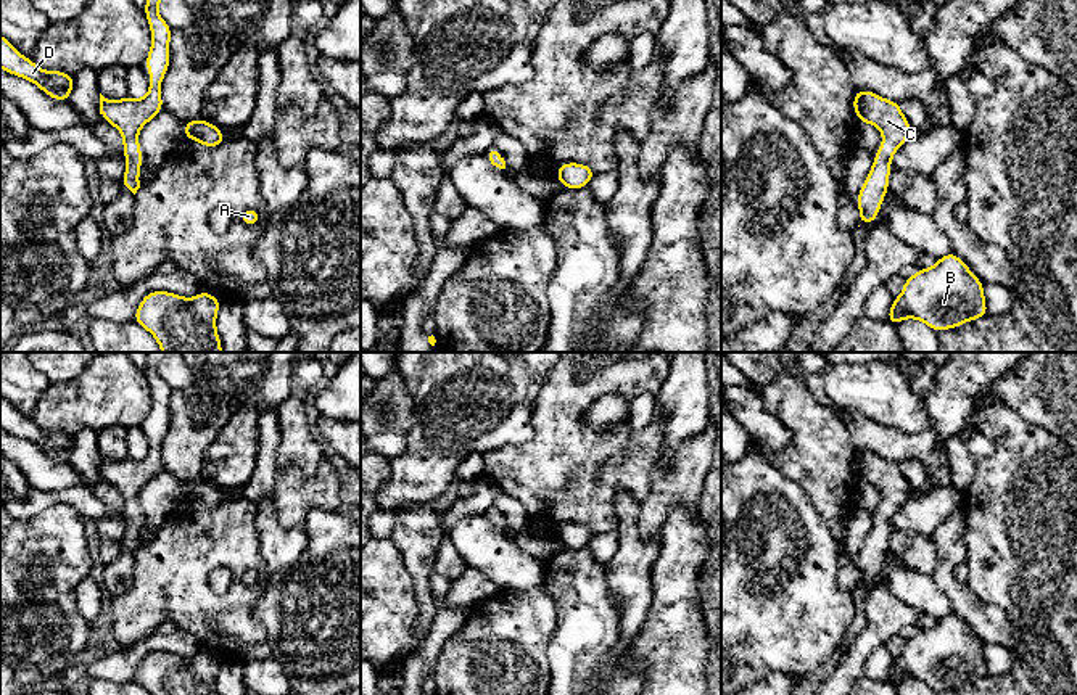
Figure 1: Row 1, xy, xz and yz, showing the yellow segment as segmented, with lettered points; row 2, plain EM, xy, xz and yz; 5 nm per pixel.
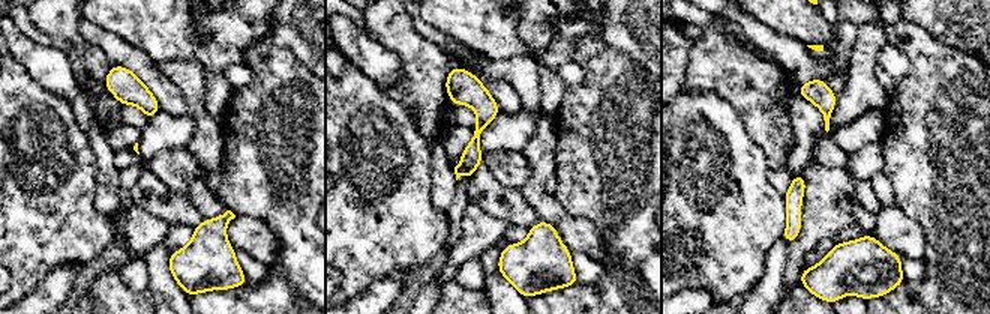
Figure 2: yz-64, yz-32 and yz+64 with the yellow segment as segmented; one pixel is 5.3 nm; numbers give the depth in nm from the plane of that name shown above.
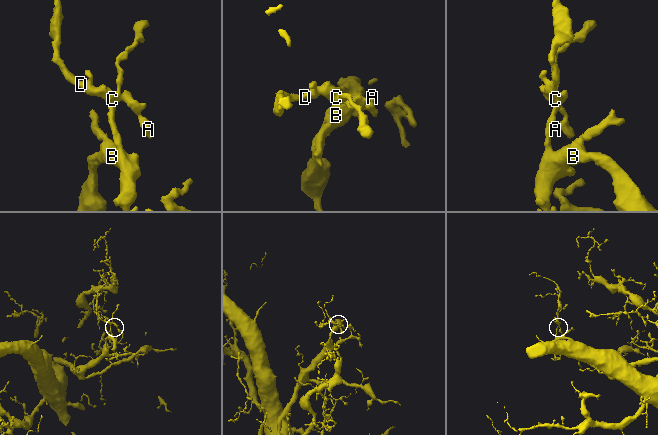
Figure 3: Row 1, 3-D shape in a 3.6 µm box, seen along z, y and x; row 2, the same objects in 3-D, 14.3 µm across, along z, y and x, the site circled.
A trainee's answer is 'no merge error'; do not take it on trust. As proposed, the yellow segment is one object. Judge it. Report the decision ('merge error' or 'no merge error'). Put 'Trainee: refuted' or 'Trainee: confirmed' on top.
Trainee: confirmed
no merge error

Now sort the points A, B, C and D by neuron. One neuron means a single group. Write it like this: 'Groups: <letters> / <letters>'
Groups: A B C D

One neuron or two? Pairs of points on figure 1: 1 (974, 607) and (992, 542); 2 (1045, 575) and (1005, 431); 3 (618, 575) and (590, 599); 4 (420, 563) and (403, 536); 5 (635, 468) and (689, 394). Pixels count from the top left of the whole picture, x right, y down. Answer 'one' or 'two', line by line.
1: two
2: one
3: two
4: one
5: two

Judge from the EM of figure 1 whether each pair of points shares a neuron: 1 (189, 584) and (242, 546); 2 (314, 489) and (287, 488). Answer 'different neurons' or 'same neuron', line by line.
1: same neuron
2: same neuron

